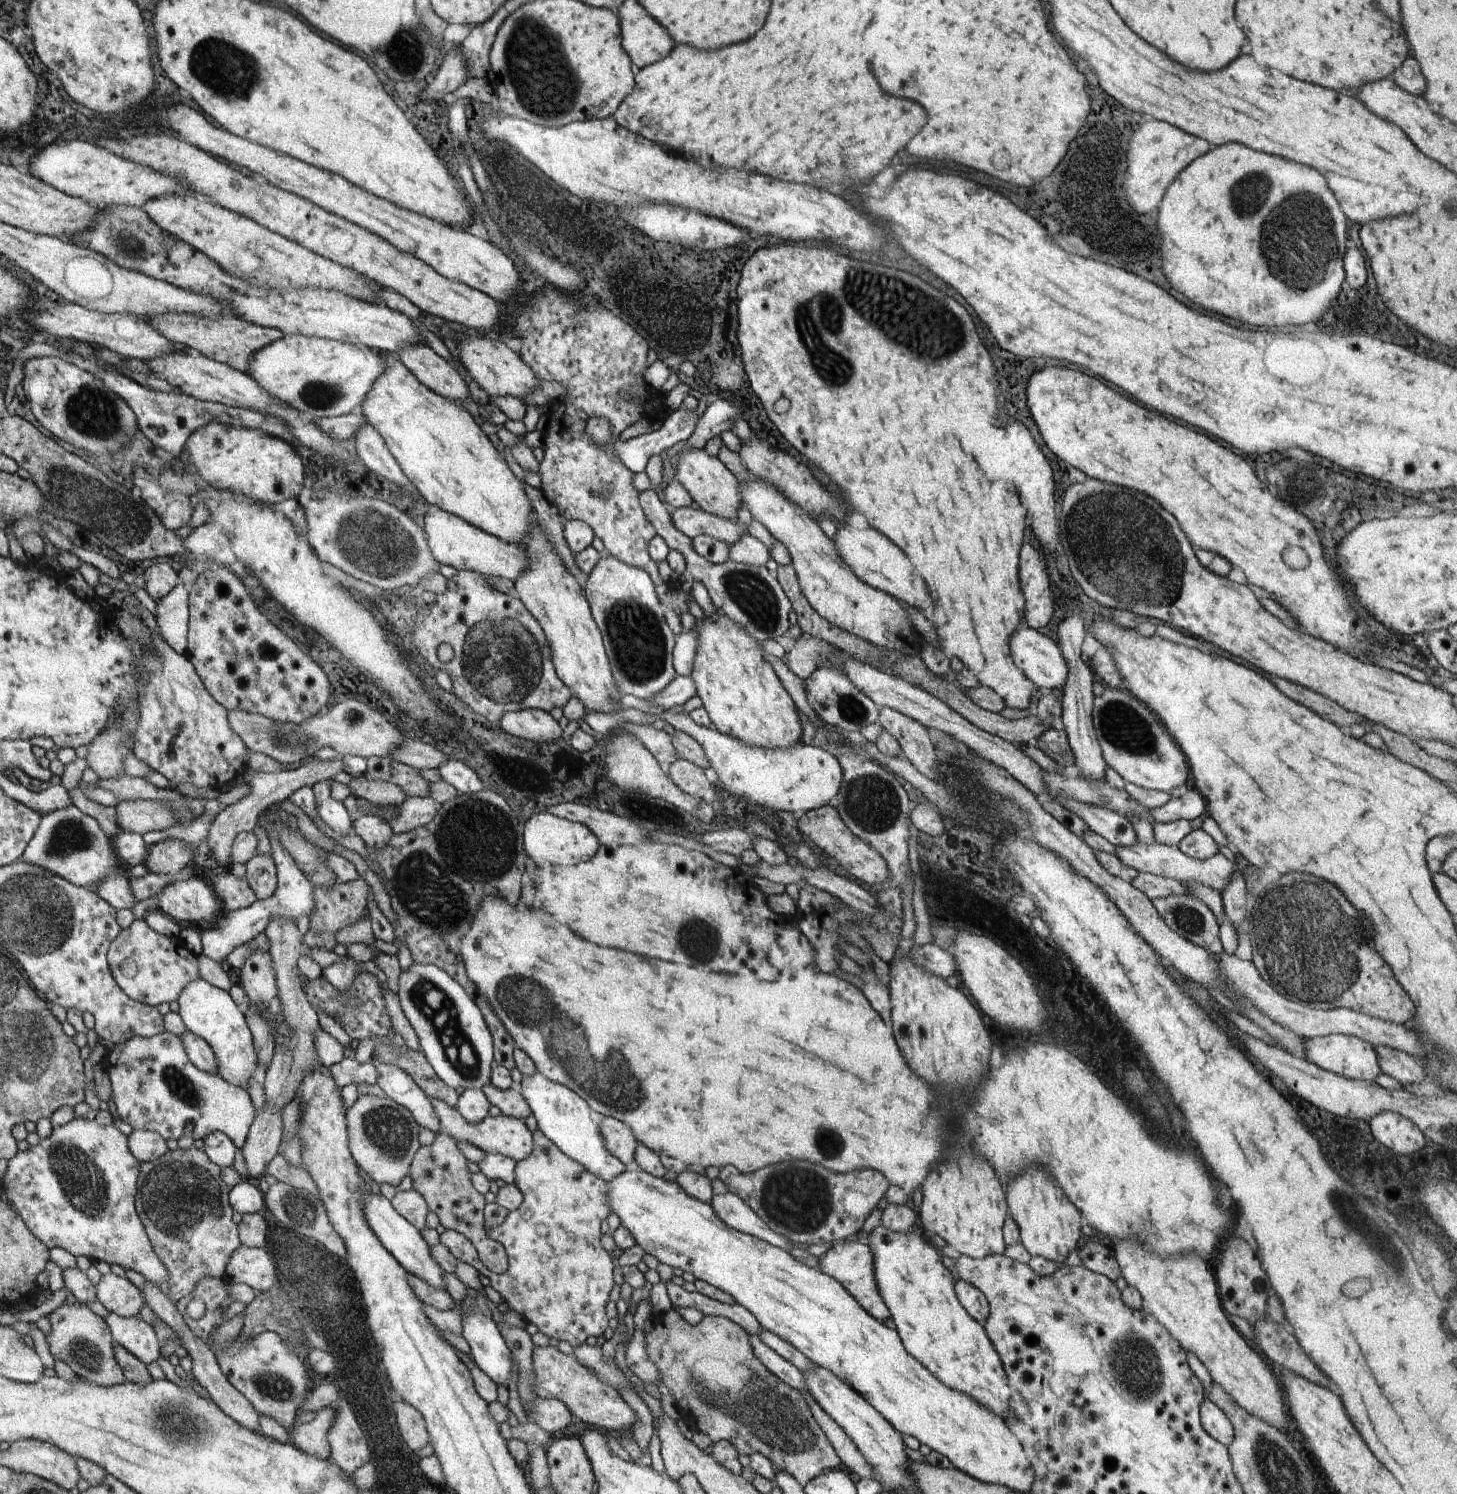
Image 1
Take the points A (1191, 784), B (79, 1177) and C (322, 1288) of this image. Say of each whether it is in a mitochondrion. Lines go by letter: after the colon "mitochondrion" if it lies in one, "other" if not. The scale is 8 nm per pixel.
A: other
B: mitochondrion
C: mitochondrion

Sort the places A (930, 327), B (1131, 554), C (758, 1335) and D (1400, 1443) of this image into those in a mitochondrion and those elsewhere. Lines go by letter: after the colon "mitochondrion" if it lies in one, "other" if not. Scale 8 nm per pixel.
A: mitochondrion
B: mitochondrion
C: other
D: other

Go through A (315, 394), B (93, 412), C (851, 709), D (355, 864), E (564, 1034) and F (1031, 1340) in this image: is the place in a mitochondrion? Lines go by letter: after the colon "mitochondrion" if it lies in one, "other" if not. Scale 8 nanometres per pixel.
A: mitochondrion
B: mitochondrion
C: mitochondrion
D: other
E: mitochondrion
F: other

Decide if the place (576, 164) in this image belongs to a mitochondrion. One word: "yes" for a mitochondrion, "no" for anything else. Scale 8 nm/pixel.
no

